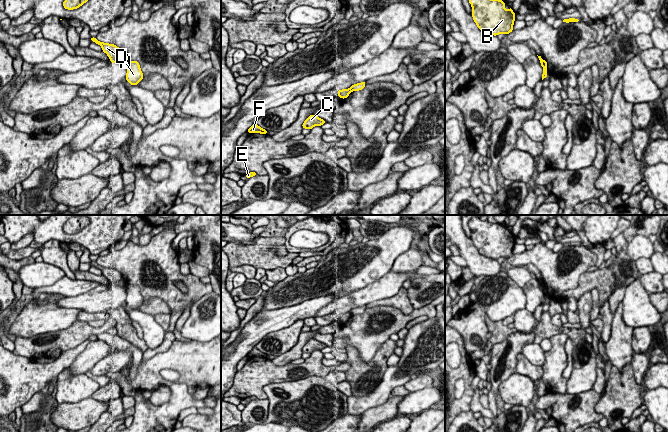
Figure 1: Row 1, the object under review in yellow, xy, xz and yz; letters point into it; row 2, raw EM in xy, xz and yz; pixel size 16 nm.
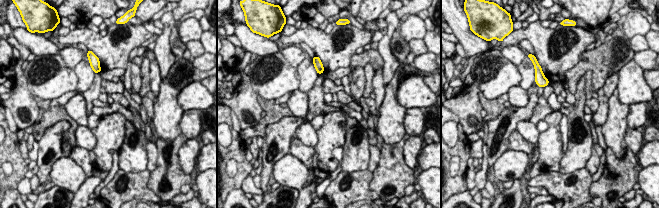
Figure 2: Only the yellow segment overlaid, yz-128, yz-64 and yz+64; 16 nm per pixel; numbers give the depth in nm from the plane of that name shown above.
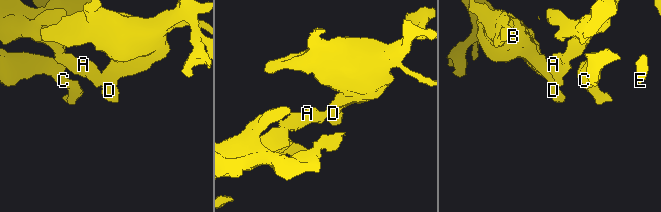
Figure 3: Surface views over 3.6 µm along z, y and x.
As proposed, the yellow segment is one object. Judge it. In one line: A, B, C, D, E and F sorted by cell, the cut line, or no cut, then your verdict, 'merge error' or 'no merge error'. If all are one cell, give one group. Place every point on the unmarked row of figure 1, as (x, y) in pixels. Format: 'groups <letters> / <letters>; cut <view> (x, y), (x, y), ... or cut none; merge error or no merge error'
groups A C E F / B D; cut xy (127, 284), (125, 288); merge error

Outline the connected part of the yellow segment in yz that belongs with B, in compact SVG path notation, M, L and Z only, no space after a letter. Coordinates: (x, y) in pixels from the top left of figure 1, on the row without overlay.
M473 215L468 225L472 229L472 241L479 254L494 260L501 257L507 259L513 255L515 237L511 231L508 235L505 233L505 226L482 221L477 215Z

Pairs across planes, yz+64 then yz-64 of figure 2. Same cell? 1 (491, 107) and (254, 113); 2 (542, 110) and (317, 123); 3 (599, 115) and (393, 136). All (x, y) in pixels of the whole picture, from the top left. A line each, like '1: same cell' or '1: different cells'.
1: different cells
2: different cells
3: different cells

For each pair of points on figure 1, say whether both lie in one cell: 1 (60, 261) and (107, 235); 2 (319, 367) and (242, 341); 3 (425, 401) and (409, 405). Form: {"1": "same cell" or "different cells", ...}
{"1": "different cells", "2": "different cells", "3": "same cell"}

